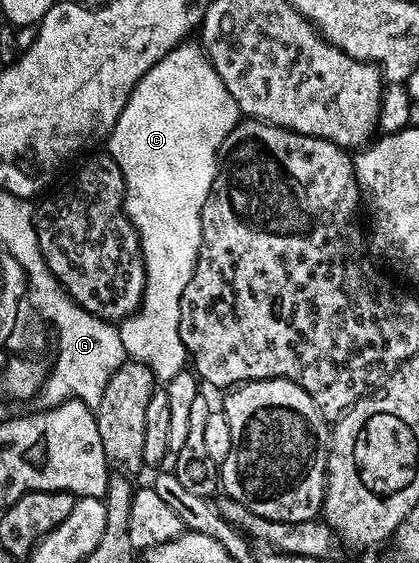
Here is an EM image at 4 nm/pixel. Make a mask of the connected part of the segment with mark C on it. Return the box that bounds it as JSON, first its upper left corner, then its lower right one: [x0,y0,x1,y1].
[106,42,241,382]

